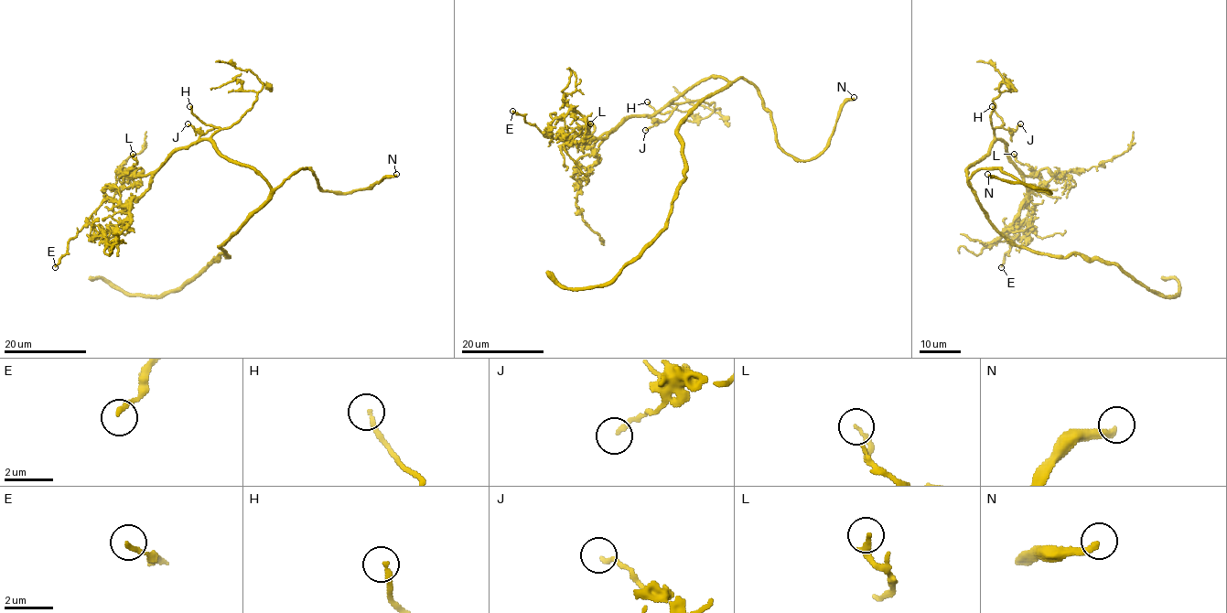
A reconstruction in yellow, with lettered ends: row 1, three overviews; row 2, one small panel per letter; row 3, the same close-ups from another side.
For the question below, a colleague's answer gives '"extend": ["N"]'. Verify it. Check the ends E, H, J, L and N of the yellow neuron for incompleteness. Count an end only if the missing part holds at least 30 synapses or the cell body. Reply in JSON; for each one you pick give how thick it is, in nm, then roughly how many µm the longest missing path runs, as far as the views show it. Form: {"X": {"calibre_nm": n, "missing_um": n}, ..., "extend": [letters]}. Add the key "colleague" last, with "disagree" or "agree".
{"H": {"calibre_nm": 180, "missing_um": 20}, "N": {"calibre_nm": 280, "missing_um": 100}, "extend": ["H", "N"], "colleague": "disagree"}

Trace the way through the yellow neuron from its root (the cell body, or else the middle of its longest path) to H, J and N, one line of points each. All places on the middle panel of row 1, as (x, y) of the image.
H: (721, 90), (727, 82), (712, 76), (692, 85), (669, 103), (677, 104), (671, 111), (661, 113), (647, 102)
J: (721, 90), (727, 82), (719, 77), (696, 82), (669, 103), (677, 104), (667, 119), (645, 130)
N: (721, 90), (740, 78), (751, 83), (769, 112), (778, 145), (801, 160), (824, 149), (838, 110), (854, 97)

